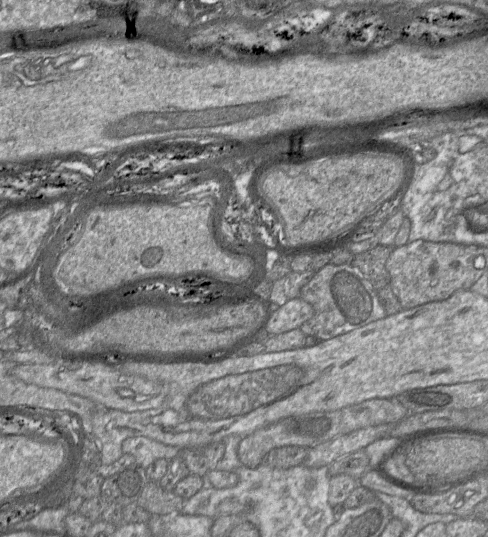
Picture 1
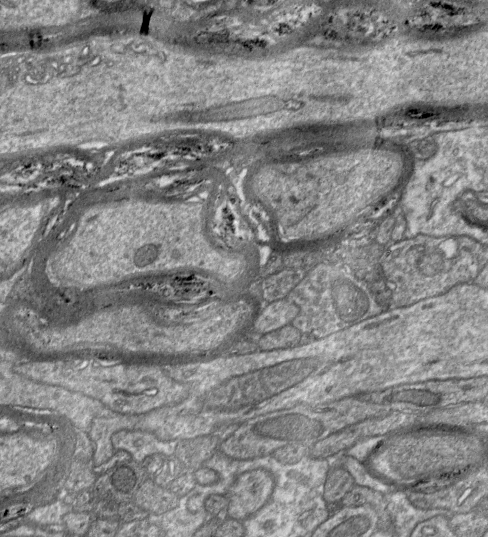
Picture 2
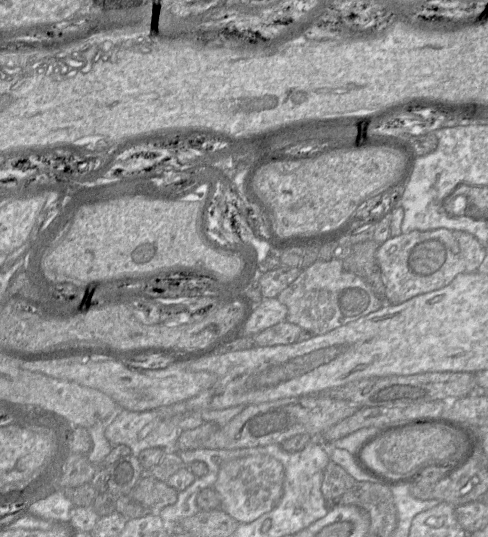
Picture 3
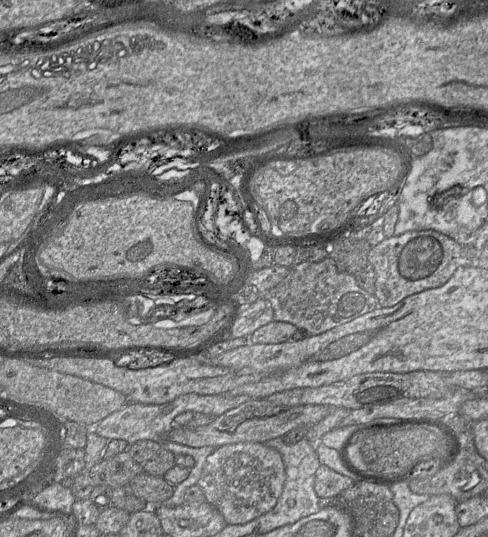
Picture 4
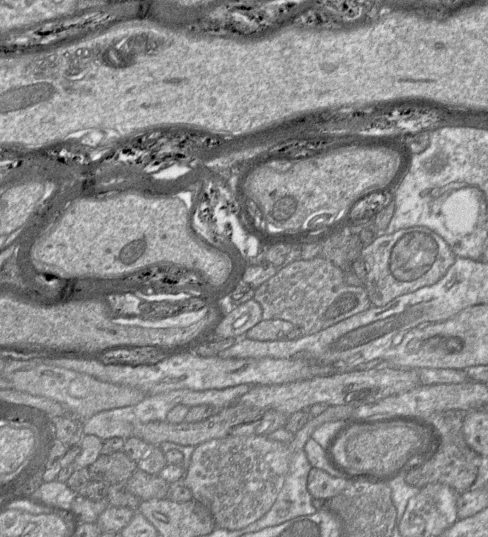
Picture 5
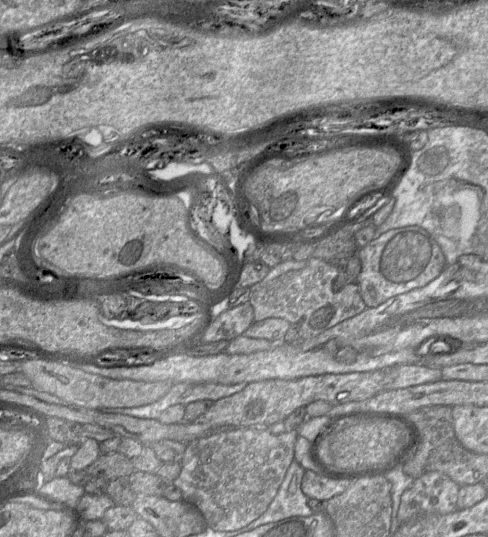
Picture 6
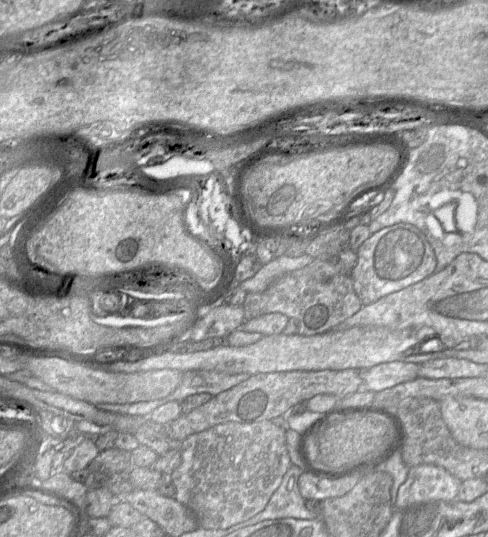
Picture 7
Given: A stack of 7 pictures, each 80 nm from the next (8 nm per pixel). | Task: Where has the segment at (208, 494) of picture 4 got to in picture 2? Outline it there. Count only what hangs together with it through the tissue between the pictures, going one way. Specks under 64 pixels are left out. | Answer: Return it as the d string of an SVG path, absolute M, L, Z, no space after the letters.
M264 469L240 474L225 495L229 500L228 517L245 520L265 505L273 489L274 478Z

